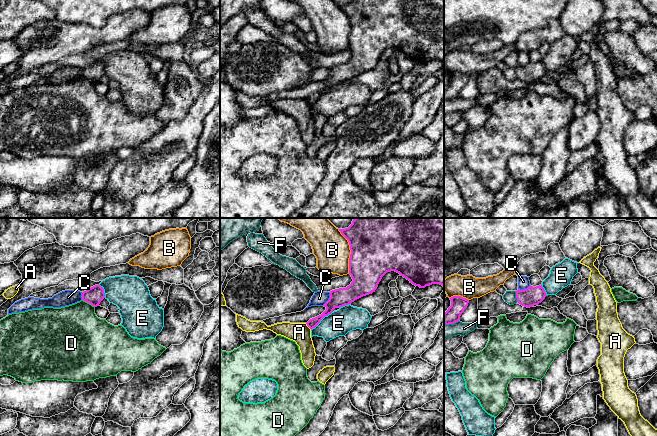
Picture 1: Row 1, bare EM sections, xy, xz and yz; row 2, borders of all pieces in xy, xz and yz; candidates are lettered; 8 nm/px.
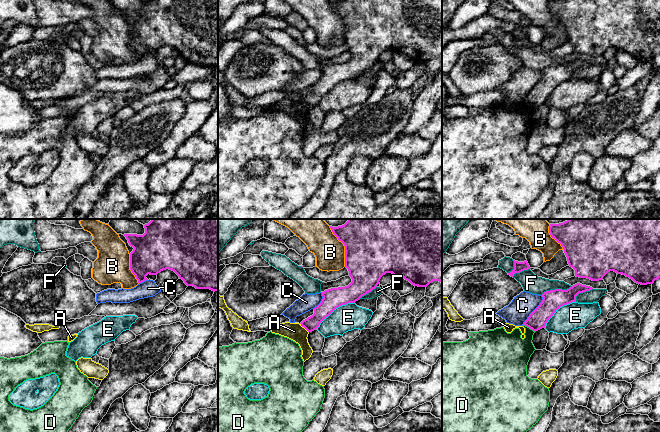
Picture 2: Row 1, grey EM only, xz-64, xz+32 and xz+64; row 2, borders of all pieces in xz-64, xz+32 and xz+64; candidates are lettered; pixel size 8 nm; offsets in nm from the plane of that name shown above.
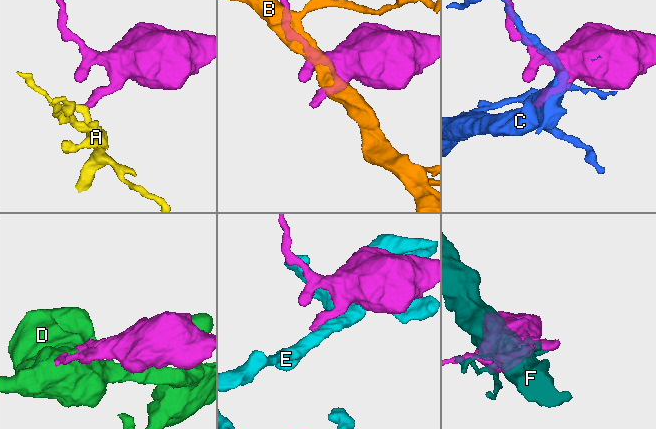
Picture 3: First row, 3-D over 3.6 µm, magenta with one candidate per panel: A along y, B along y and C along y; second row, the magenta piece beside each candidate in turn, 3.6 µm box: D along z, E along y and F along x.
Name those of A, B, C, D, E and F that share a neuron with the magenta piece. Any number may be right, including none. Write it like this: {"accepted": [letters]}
{"accepted": []}

